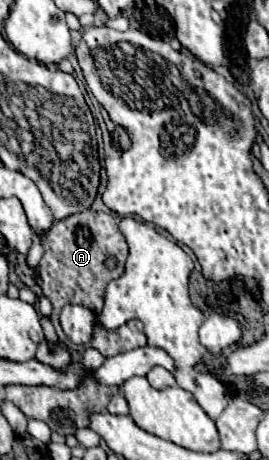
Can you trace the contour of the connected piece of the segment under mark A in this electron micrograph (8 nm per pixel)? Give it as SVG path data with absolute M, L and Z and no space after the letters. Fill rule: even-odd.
M83 209L75 215L69 215L61 221L57 221L43 237L43 259L39 263L39 279L45 281L41 283L45 295L53 301L53 313L51 313L51 321L59 333L59 339L63 343L69 345L71 351L83 351L79 349L77 345L71 345L63 333L61 333L61 327L59 327L59 317L55 313L59 313L59 309L63 305L69 305L69 303L79 303L79 305L85 305L89 309L101 309L101 297L103 297L103 291L105 291L105 285L117 277L123 275L125 271L125 261L127 261L127 255L129 255L129 249L127 249L127 241L123 237L123 233L119 231L119 225L117 225L117 219L115 215L111 213L105 213L105 211L93 211L93 209ZM47 241L53 241L53 251L51 247L45 247ZM107 255L115 255L119 265L117 269L109 271L105 269L103 261Z

